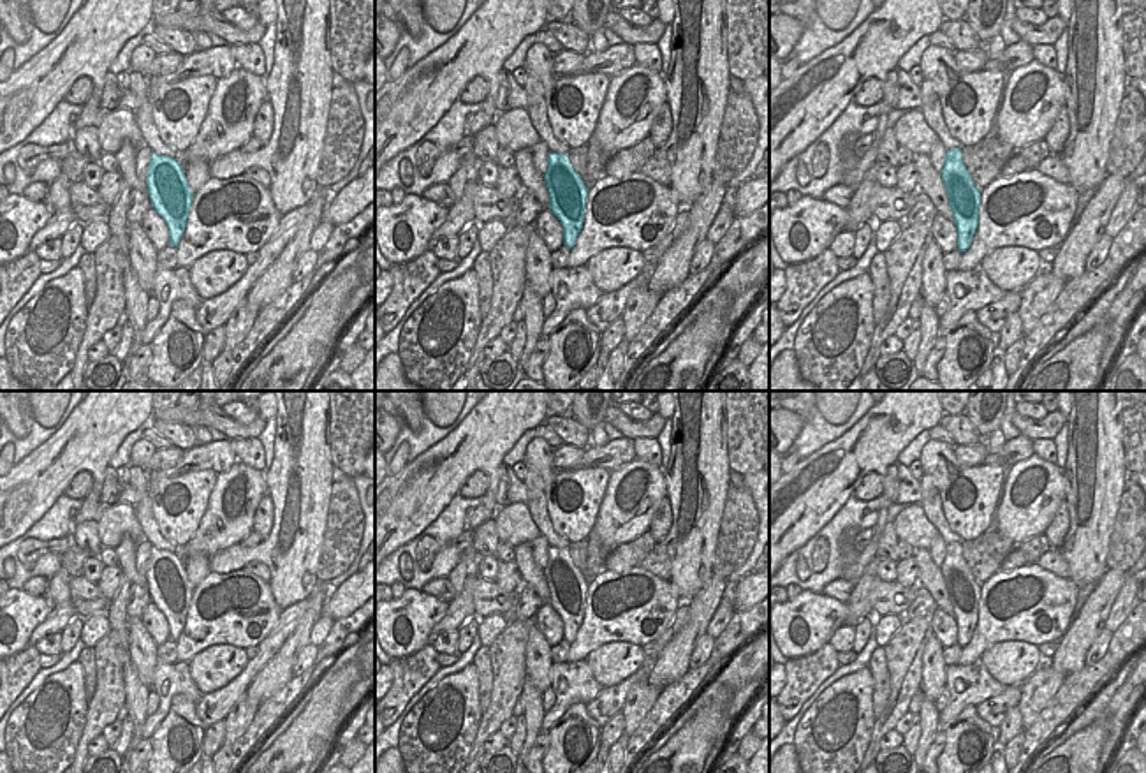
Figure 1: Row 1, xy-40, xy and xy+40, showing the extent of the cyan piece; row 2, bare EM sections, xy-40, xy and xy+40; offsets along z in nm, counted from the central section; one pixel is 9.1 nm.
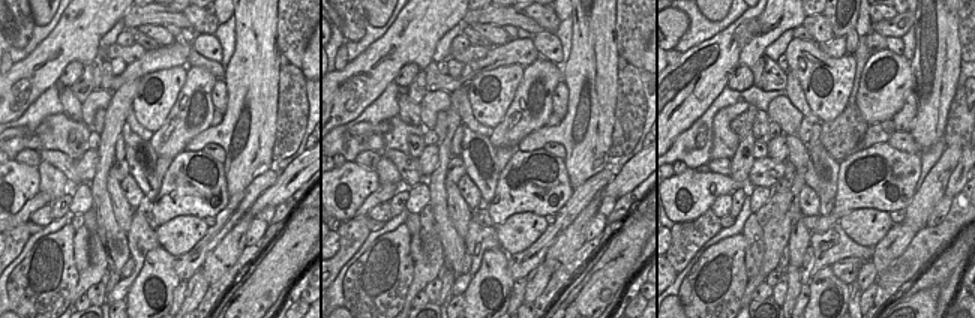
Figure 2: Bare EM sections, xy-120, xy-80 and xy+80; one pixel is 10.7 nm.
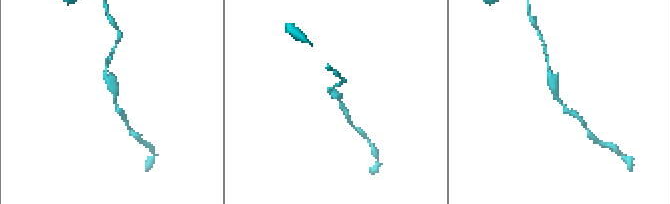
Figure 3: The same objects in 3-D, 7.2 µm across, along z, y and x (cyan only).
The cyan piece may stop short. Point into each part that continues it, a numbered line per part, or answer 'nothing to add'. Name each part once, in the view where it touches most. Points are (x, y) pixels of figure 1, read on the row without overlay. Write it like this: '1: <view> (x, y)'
nothing to add

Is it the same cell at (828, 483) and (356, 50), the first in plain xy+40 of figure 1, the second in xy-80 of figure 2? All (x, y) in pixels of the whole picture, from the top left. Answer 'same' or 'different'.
different

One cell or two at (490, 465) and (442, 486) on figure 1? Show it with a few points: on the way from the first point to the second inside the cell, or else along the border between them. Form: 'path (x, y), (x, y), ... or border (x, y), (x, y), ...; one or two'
path (477, 463), (465, 463), (455, 474); one

